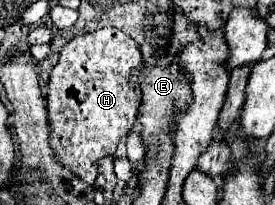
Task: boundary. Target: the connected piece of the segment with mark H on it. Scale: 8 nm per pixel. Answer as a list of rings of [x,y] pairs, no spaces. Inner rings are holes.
[[[104,27],[104,29],[70,39],[60,53],[58,65],[50,71],[50,83],[48,83],[48,89],[50,89],[48,91],[48,119],[52,127],[50,145],[56,157],[66,165],[66,169],[76,173],[88,185],[94,185],[98,177],[98,161],[104,155],[112,155],[116,151],[120,137],[128,135],[136,121],[140,95],[132,87],[130,77],[132,77],[132,69],[138,65],[142,65],[142,53],[136,41],[120,29]]]

